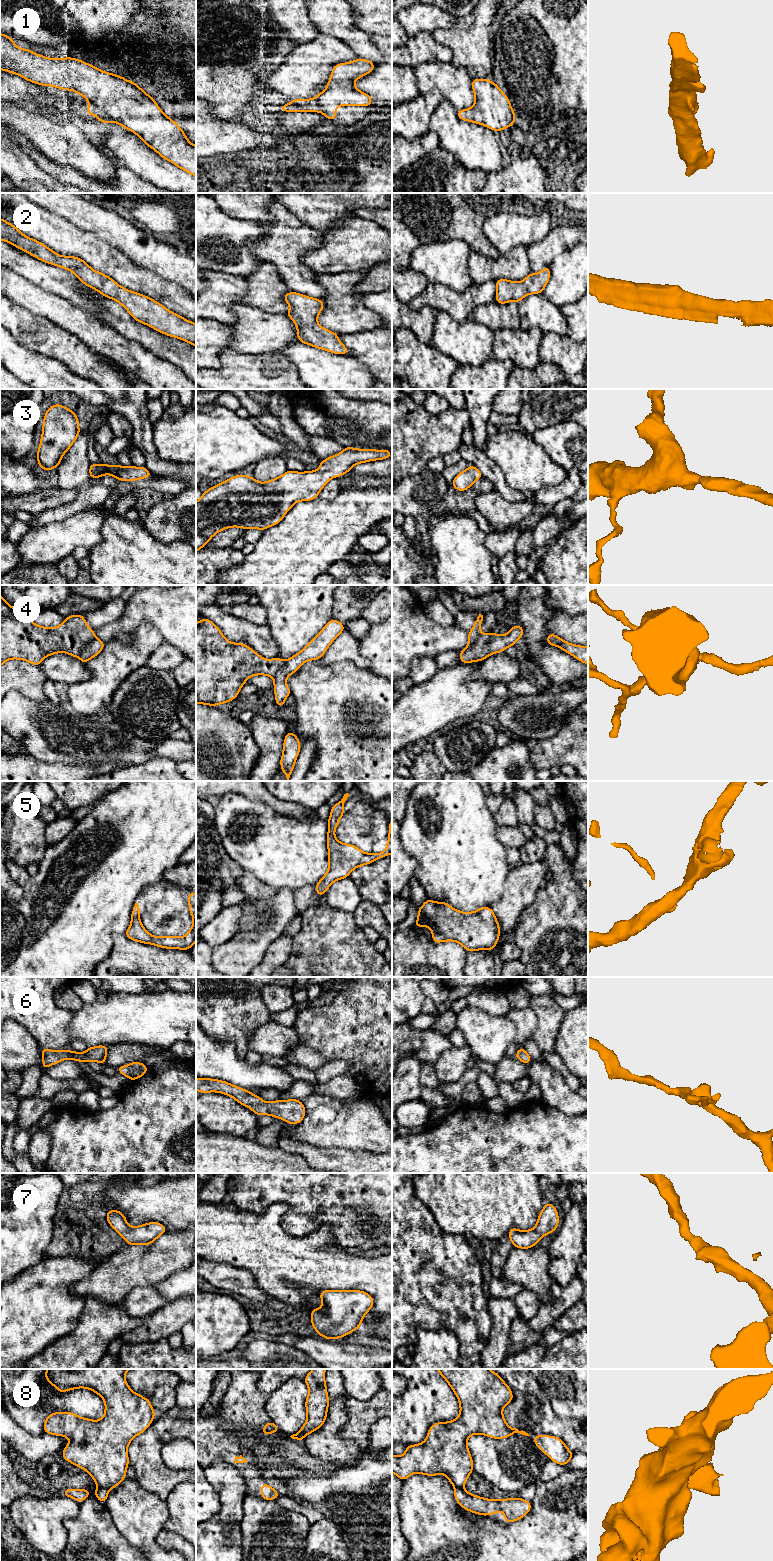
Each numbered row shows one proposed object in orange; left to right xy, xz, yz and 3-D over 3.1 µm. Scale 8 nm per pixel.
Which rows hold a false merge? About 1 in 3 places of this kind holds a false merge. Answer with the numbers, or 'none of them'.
4, 8

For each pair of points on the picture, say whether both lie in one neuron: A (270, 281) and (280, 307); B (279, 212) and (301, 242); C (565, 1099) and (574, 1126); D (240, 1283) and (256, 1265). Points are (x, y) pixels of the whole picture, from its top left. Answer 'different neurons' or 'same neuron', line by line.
A: same neuron
B: same neuron
C: different neurons
D: different neurons

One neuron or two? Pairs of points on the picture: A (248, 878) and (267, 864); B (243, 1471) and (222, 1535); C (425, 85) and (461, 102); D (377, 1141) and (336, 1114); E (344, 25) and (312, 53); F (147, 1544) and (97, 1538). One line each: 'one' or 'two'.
A: two
B: two
C: one
D: one
E: two
F: two

